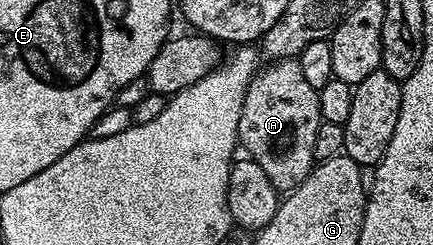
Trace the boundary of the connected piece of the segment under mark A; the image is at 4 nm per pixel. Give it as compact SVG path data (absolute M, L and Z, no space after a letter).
M287 57L281 61L273 61L267 67L269 69L261 68L248 85L246 99L242 103L242 115L238 123L238 141L242 149L244 149L243 152L251 157L252 160L256 161L258 167L262 167L262 171L266 171L266 175L270 175L270 183L274 183L274 187L278 191L291 191L297 189L307 179L308 172L317 164L315 157L315 139L318 136L318 129L321 123L320 108L318 107L318 91L314 87L310 87L310 83L306 83L306 78L302 76L302 67L300 66L299 60L295 57Z

